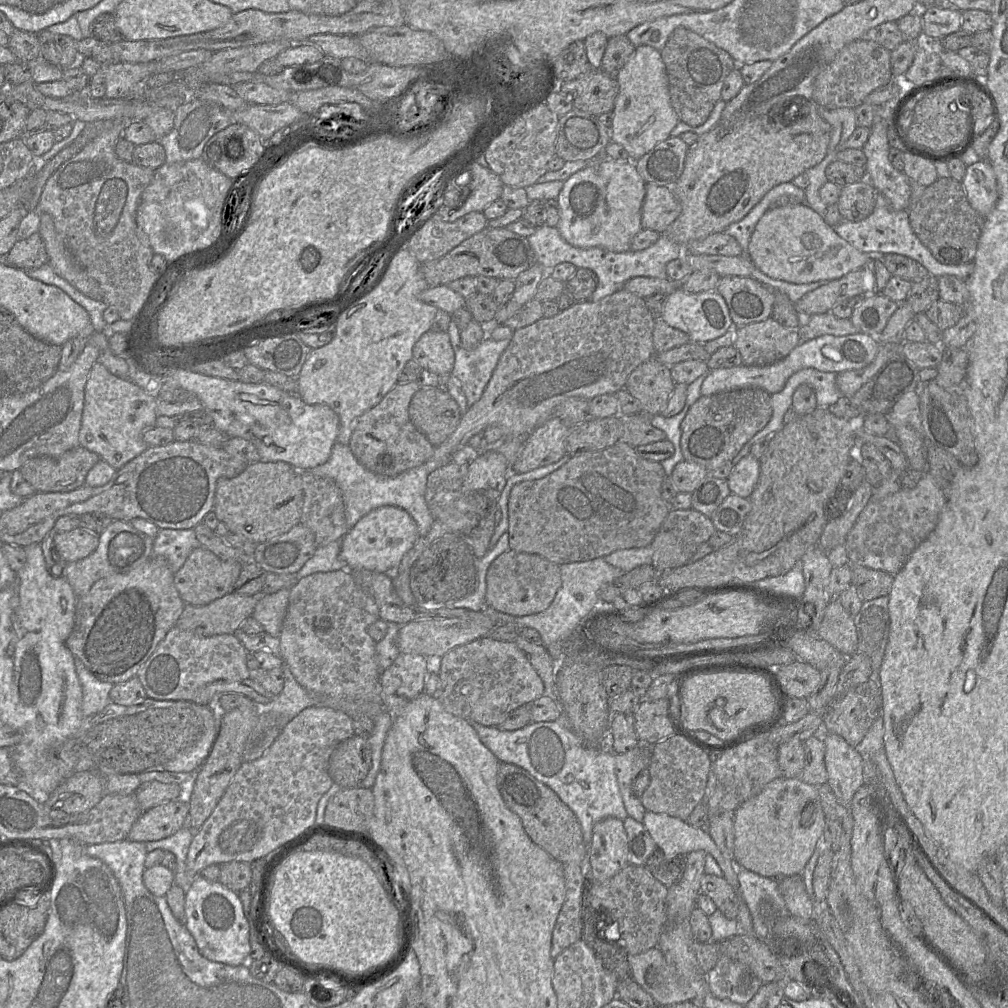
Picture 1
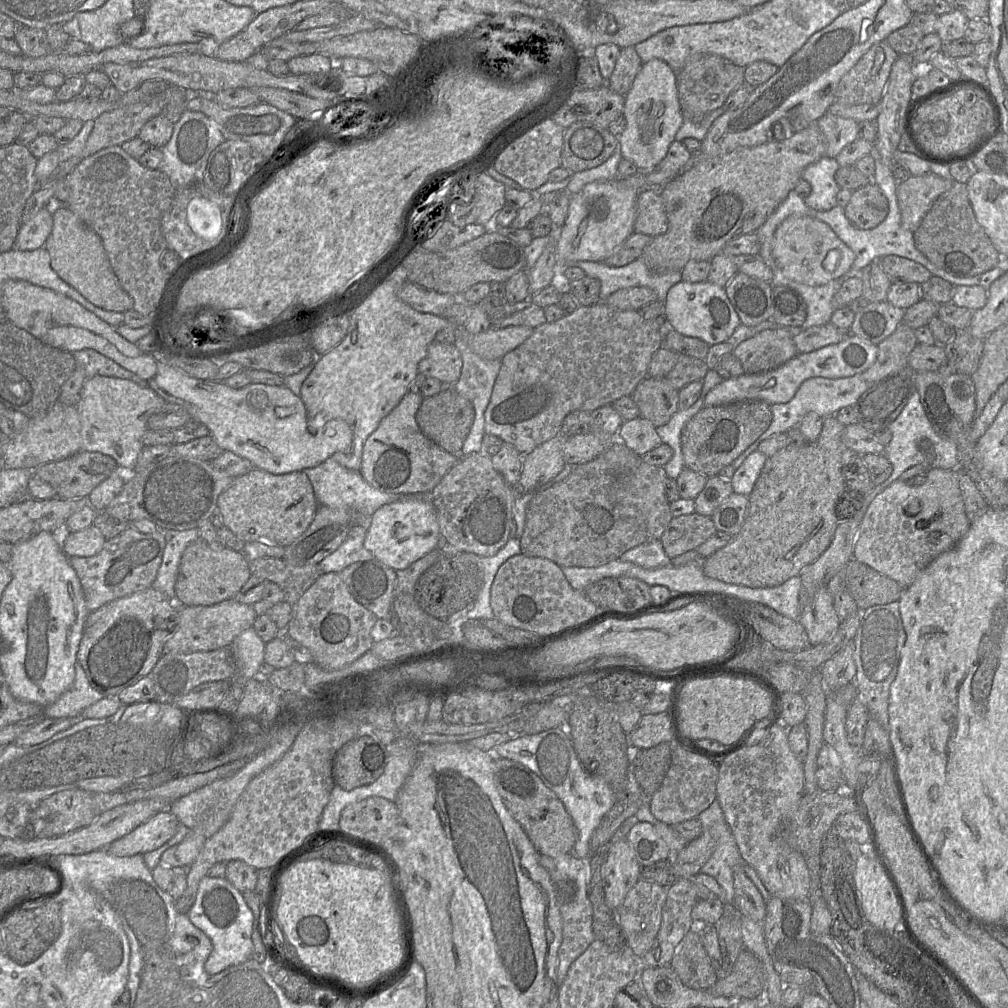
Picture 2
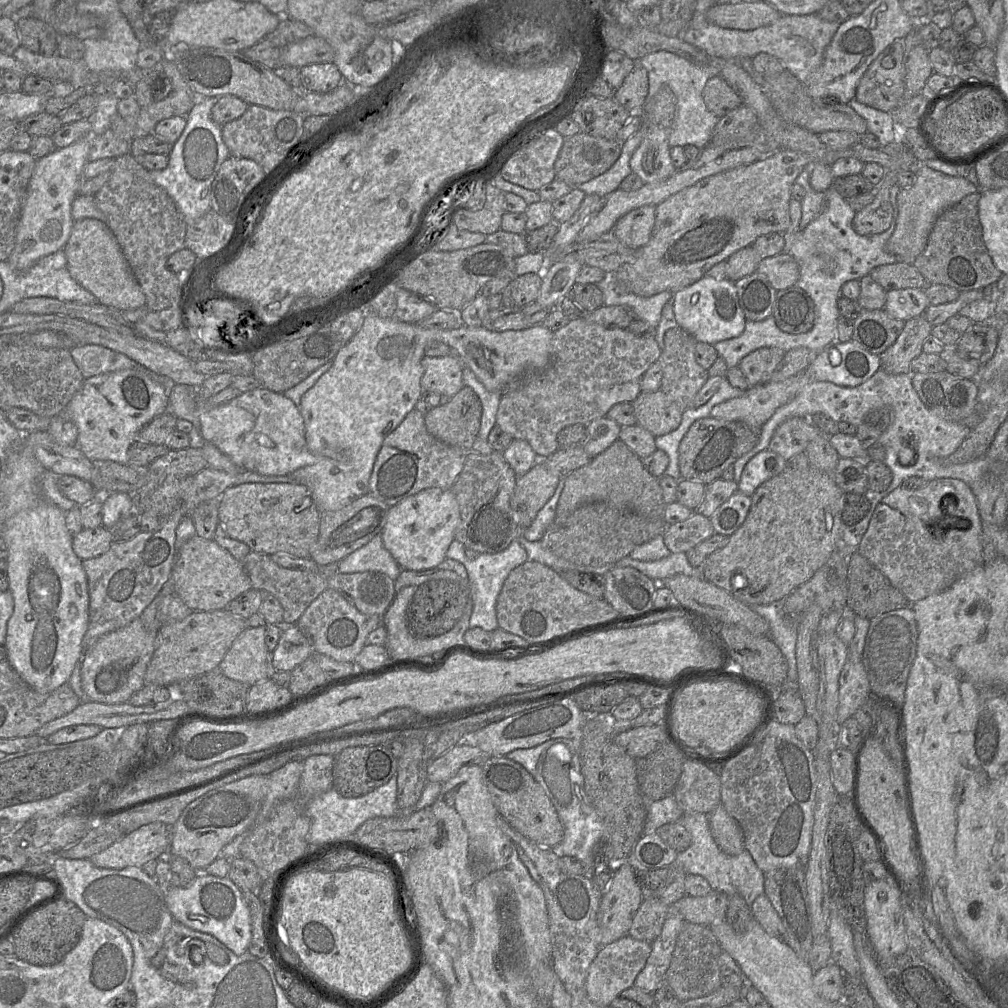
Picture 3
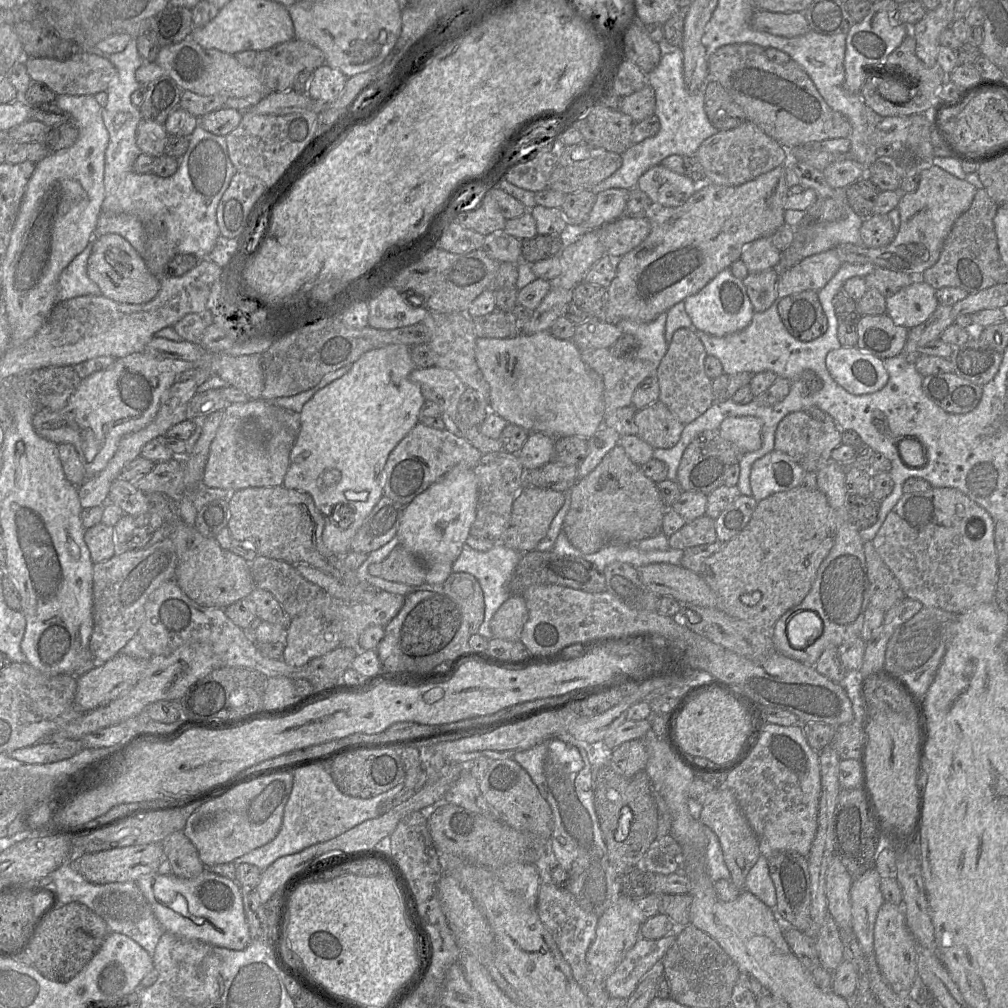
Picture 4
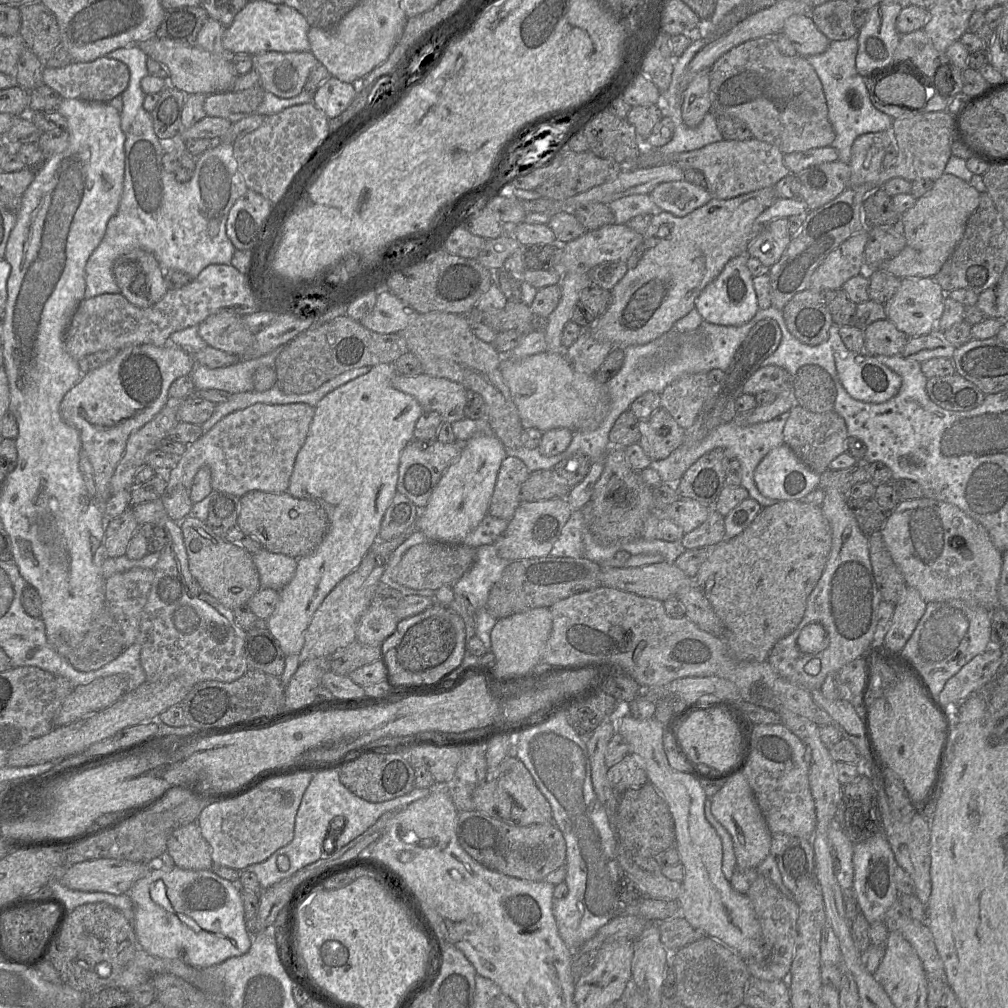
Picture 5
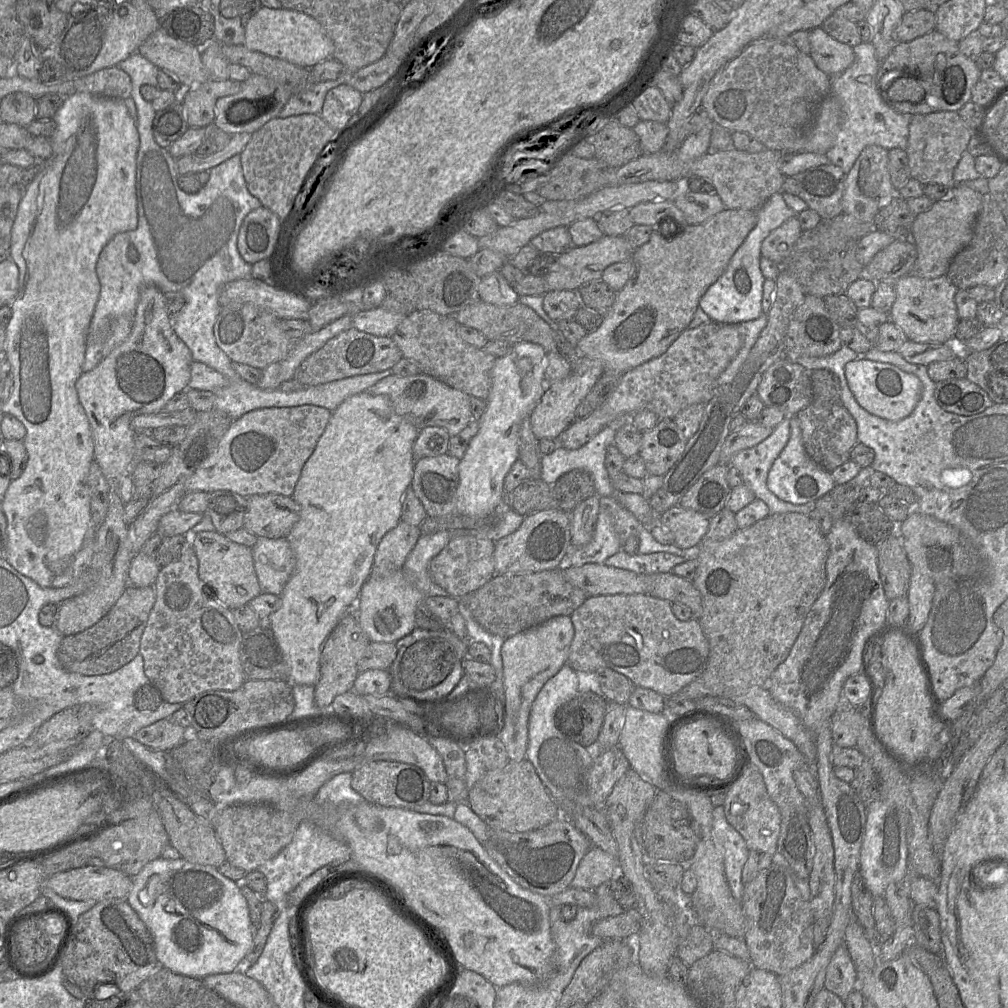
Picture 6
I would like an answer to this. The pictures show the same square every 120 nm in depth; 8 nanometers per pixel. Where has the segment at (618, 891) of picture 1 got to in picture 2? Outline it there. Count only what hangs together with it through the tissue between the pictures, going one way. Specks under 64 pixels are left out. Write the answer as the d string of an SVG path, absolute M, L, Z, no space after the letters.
M639 879L629 890L621 906L615 911L614 917L625 936L627 944L638 957L644 956L652 947L659 932L662 909L667 897L667 888Z

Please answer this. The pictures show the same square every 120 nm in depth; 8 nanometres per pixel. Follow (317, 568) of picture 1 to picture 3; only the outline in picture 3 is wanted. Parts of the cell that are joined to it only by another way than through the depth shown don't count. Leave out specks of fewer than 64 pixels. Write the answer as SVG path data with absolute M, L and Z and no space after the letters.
M376 535L366 545L339 561L337 569L338 572L346 574L377 571L386 574L393 581L403 570L384 547L380 535Z

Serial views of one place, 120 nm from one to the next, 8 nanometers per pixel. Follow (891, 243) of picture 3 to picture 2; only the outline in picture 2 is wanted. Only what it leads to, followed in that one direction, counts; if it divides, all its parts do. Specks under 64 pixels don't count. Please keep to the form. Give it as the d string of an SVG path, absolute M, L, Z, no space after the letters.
M930 172L921 176L911 175L898 182L897 199L902 227L913 233L935 200L951 188L953 181Z

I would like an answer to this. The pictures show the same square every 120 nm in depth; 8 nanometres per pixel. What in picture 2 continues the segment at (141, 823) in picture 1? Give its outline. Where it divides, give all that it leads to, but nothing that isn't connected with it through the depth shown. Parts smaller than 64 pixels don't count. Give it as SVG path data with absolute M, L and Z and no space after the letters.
M167 808L157 812L106 849L115 856L145 854L164 845L177 832L180 822Z

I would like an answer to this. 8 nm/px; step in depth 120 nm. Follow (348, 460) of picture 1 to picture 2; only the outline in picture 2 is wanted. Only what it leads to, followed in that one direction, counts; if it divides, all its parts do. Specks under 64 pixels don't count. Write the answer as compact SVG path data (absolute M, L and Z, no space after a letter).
M332 457L326 459L320 465L305 469L304 474L311 482L315 497L319 505L327 506L334 509L346 509L359 512L365 516L371 517L373 513L392 502L396 502L406 497L427 498L427 495L420 496L397 496L382 492L371 486L361 475L360 471L350 470L336 462Z

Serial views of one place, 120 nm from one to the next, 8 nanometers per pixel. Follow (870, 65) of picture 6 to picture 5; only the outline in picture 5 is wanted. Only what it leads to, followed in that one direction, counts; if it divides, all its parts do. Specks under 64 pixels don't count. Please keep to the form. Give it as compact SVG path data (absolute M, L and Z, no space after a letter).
M852 37L843 41L831 41L827 50L821 54L806 56L806 60L816 71L823 87L828 107L828 118L835 131L835 139L832 145L838 152L838 160L849 164L851 160L851 151L854 141L861 135L867 133L876 133L881 131L891 131L894 119L877 110L869 97L867 80L861 76L856 68L856 56L858 52L857 37Z

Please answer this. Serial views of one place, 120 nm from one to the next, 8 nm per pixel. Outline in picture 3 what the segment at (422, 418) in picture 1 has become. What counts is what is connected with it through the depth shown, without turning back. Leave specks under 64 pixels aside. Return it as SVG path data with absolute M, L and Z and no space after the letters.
M465 386L424 415L429 434L440 442L470 450L478 436L482 404L475 391Z

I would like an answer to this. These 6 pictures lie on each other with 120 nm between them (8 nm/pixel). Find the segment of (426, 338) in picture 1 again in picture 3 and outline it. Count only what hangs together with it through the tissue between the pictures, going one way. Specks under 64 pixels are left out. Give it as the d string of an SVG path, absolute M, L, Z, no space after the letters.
M453 353L441 357L424 356L422 359L424 373L421 378L423 391L436 392L449 399L465 387L462 363Z

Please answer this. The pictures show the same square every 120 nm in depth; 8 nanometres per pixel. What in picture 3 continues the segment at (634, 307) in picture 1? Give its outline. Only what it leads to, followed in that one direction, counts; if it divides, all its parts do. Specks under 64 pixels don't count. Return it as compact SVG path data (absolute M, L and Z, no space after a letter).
M584 316L571 319L564 327L553 332L550 363L543 369L527 370L509 388L501 393L499 407L496 414L496 425L510 434L513 439L527 441L538 455L539 459L547 458L558 449L557 435L566 426L578 423L587 426L591 421L605 416L613 405L621 402L632 403L641 392L640 381L643 374L659 359L661 352L662 350L659 348L654 334L637 335L626 328L605 327L587 321Z

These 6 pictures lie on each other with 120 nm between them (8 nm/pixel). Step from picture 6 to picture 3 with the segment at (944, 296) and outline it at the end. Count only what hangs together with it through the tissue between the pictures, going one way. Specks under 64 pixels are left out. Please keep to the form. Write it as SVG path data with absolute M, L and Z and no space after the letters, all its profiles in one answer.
M921 288L887 291L884 310L894 319L907 322L924 314L930 301Z

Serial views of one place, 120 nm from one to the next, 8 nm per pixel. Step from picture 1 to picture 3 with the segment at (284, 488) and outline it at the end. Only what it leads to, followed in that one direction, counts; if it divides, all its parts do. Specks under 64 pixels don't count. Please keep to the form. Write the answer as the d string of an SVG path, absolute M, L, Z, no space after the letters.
M243 483L227 488L219 498L219 520L231 538L245 543L251 551L309 558L319 534L320 510L305 485Z

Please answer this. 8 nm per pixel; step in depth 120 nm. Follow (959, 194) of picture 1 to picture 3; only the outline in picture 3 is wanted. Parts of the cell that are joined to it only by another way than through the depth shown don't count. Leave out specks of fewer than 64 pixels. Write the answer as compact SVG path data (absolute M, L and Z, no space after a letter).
M981 192L967 195L937 218L925 249L913 263L927 284L942 284L954 287L959 292L968 292L991 287L1003 276L984 243L978 215Z

